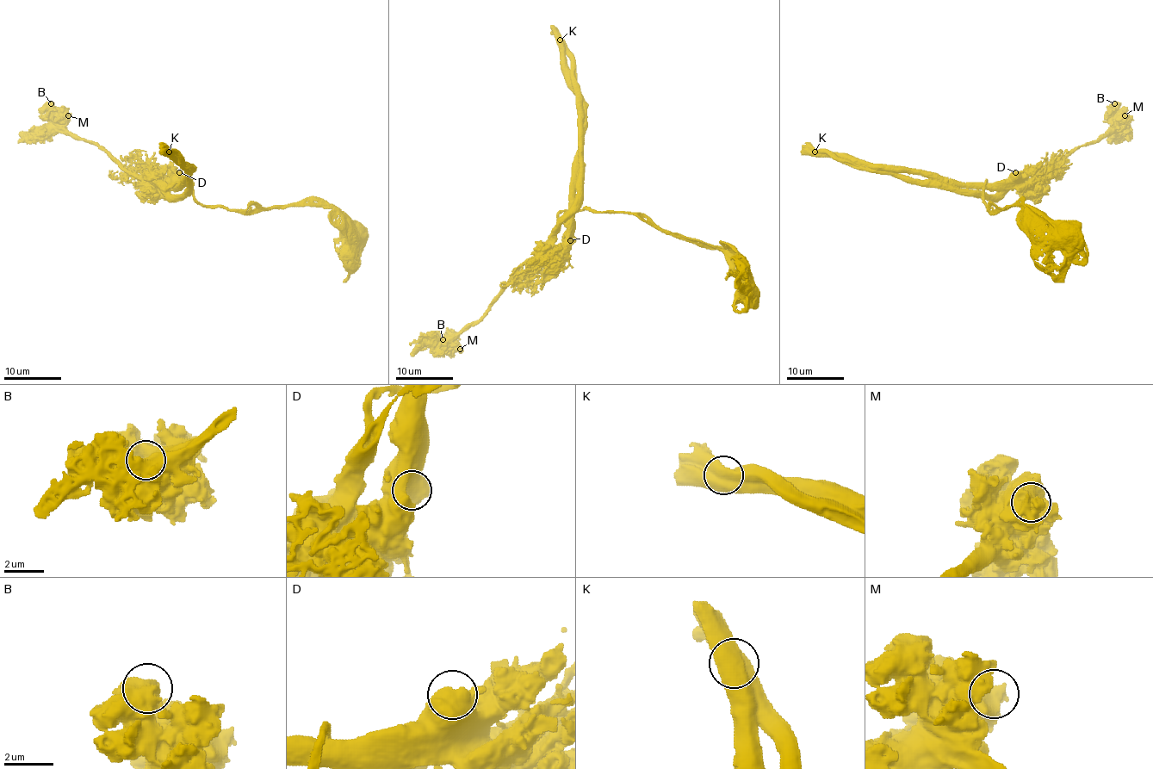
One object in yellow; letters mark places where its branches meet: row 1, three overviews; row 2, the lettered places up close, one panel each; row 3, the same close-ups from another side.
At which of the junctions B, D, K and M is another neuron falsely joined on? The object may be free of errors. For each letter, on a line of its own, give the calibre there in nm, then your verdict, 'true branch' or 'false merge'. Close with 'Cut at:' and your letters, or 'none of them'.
B: calibre 750 nm; true branch
D: calibre 700 nm; true branch
K: calibre 750 nm; false merge
M: calibre 700 nm; true branch
Cut at: K

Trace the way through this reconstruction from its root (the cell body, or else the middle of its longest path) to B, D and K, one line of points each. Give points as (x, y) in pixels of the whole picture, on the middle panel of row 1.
B: (746, 297), (721, 250), (638, 214), (583, 208), (477, 320), (443, 339)
D: (746, 297), (741, 296), (740, 275), (721, 250), (666, 234), (638, 214), (574, 211), (570, 240)
K: (746, 297), (721, 250), (666, 234), (638, 214), (573, 208), (579, 105), (561, 39)

